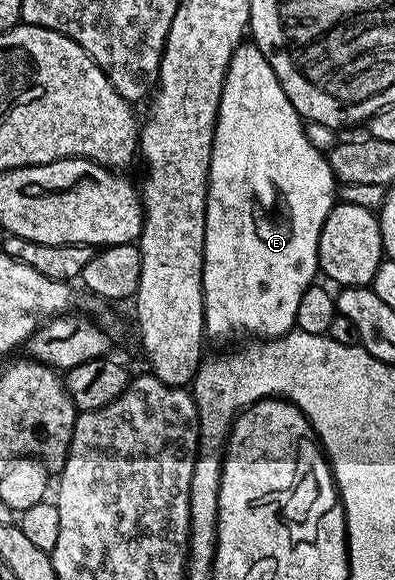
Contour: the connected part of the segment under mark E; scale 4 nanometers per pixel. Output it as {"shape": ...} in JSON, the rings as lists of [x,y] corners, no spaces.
{"shape":[[[244,41],[233,52],[227,69],[219,115],[215,125],[215,135],[213,136],[209,176],[207,177],[207,223],[205,224],[205,244],[203,245],[203,324],[210,337],[212,334],[215,338],[227,338],[230,336],[231,330],[244,330],[245,333],[251,334],[247,336],[266,340],[280,338],[281,335],[296,329],[297,307],[301,305],[301,296],[305,296],[305,292],[316,281],[317,275],[320,273],[321,228],[336,204],[337,179],[331,167],[330,157],[315,148],[306,136],[304,119],[300,118],[298,112],[293,108],[293,104],[289,104],[289,96],[285,96],[285,88],[281,88],[281,80],[277,80],[277,72],[273,72],[269,60],[261,52],[261,48],[257,48],[254,41]]]}

